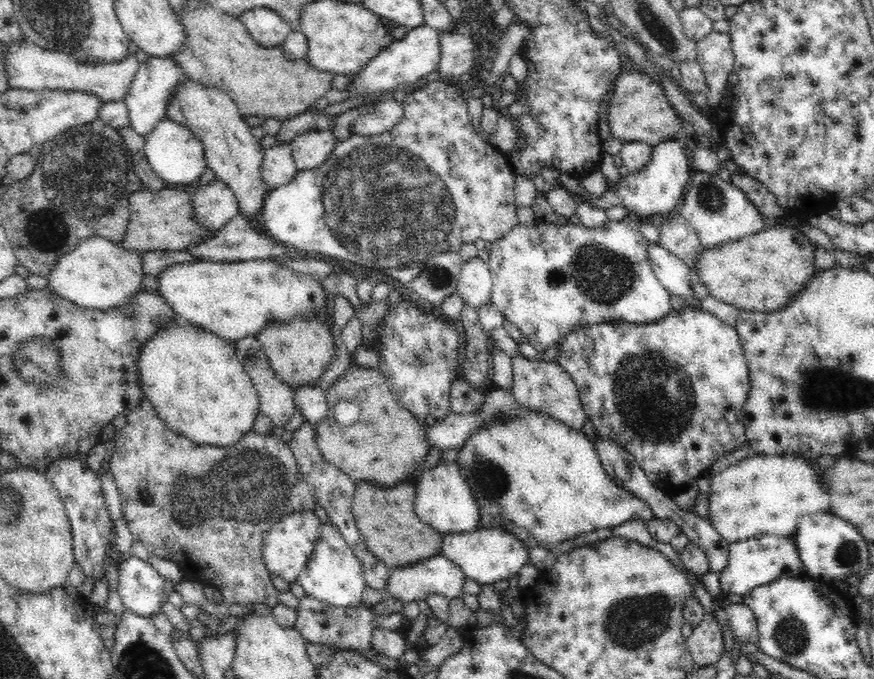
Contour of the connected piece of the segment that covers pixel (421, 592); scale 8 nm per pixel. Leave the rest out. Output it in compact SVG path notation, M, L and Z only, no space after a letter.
M441 554L424 559L415 565L405 567L394 567L389 569L387 576L388 590L386 590L386 599L393 598L403 603L411 601L425 600L432 594L444 596L449 602L454 598L463 596L463 585L467 576L453 562L450 562Z

